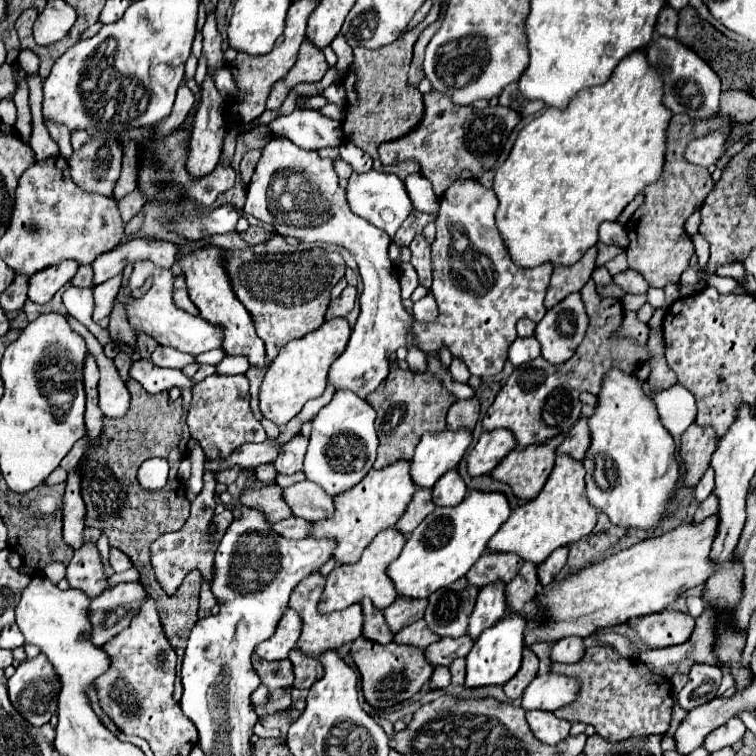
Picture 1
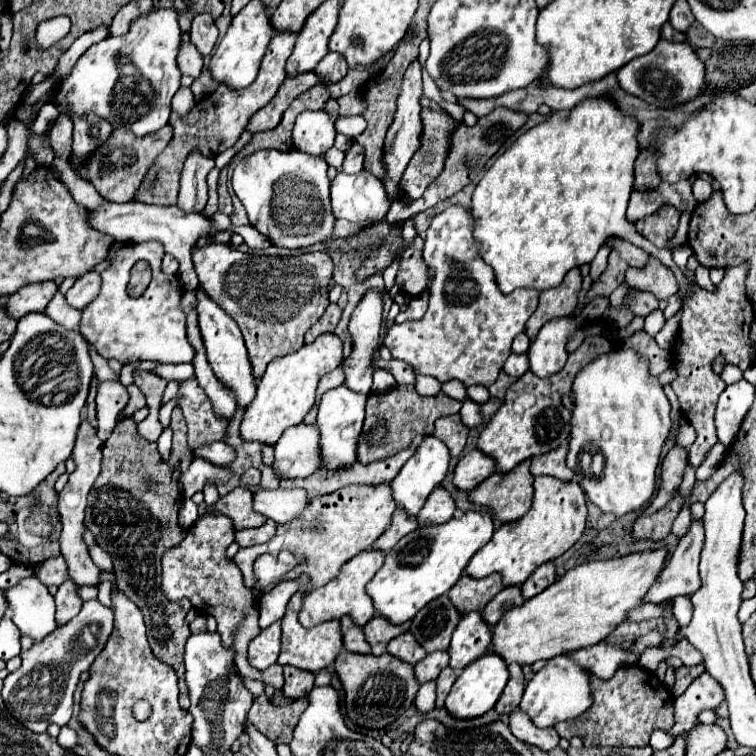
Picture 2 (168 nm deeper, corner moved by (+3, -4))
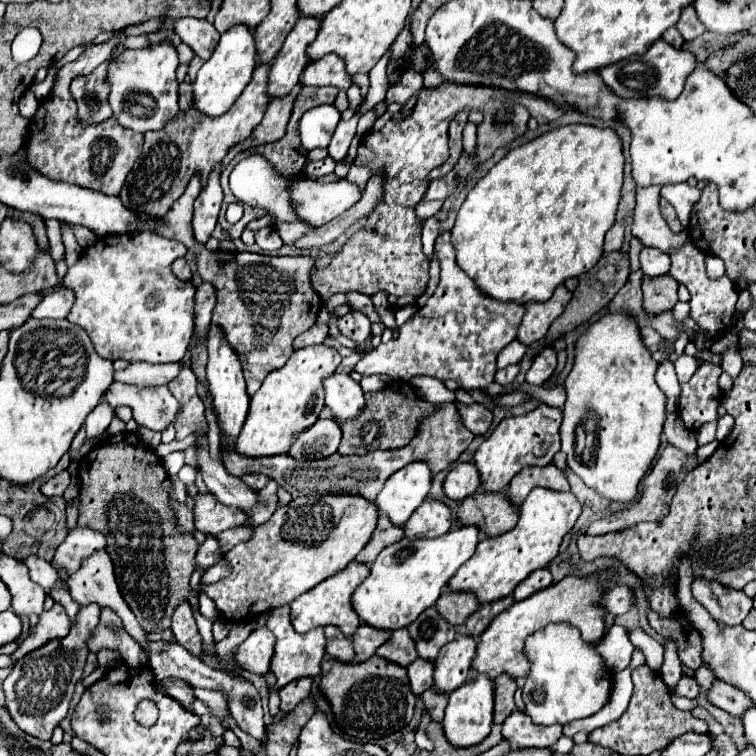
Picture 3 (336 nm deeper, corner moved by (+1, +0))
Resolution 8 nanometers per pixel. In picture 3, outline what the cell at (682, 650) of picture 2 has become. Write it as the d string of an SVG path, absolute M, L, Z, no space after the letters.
M701 665L701 667L695 671L695 679L697 679L697 683L699 683L703 689L711 689L711 685L713 685L713 681L715 681L713 673L709 673L709 669L705 669L705 665Z

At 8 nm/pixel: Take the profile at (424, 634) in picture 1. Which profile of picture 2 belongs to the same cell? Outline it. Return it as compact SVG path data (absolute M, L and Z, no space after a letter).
M411 631L395 637L395 639L387 645L387 653L391 653L393 657L397 657L397 659L401 659L401 661L411 663L411 665L415 665L417 661L421 661L421 659L427 655L427 651L415 641L415 637L413 637Z

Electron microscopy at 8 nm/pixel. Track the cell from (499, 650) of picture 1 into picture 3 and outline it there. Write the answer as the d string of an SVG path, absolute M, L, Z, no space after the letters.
M477 677L471 683L465 683L461 689L455 689L449 693L449 705L445 709L443 719L443 731L447 741L453 747L473 747L479 745L483 739L487 739L491 731L491 719L493 719L493 685L489 677Z

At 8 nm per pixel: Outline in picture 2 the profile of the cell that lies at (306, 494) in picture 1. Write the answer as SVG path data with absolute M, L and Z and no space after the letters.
M263 489L255 491L255 511L265 513L265 517L273 519L275 523L289 523L299 517L309 507L309 495L305 489Z

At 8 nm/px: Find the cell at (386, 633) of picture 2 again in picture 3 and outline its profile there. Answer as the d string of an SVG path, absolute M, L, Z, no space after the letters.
M359 625L359 629L353 635L353 649L355 649L353 663L361 663L361 661L367 661L369 657L373 657L377 647L381 643L385 643L389 639L389 635L391 635L389 631L377 633L377 629L369 629L369 625Z

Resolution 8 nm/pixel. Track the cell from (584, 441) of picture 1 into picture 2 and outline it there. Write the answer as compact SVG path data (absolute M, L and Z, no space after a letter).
M563 443L557 449L553 449L551 453L545 453L545 455L535 457L533 463L531 463L531 473L535 477L537 475L551 475L551 477L557 477L561 481L571 481L573 479L573 473L565 465L567 451L569 451L569 443Z

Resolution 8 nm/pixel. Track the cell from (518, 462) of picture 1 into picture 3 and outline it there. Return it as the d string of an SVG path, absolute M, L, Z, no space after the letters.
M475 491L457 509L459 525L475 525L487 537L497 537L511 531L517 523L517 509L507 501L505 493Z

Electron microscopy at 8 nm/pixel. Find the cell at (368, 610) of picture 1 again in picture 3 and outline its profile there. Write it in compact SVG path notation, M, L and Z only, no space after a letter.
M333 625L325 627L325 639L327 639L327 645L325 645L327 657L341 663L349 663L353 659L353 645L349 645L349 639L341 637L341 633L333 629Z

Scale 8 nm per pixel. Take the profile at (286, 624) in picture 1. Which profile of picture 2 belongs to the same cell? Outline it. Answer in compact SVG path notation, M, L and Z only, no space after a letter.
M275 621L249 643L249 663L255 669L267 669L277 663L281 649L281 621Z

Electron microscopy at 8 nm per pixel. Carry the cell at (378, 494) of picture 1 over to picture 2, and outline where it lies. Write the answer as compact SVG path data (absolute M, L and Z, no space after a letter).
M389 483L347 485L335 493L313 497L311 505L309 505L309 509L305 509L303 517L297 517L297 521L291 521L287 525L279 525L275 539L271 539L263 545L239 549L239 553L235 555L235 563L239 565L239 569L243 573L245 585L253 587L255 557L263 555L265 551L279 553L281 549L287 549L291 553L299 553L299 557L305 559L303 565L299 569L293 569L291 577L287 577L287 579L297 579L299 575L307 573L311 577L311 589L317 589L317 587L329 583L333 577L337 577L341 567L351 557L355 557L357 553L361 553L373 545L375 537L379 537L379 533L383 533L383 529L387 529L387 525L391 525L391 517L393 517L395 509L397 509L397 503L393 499Z

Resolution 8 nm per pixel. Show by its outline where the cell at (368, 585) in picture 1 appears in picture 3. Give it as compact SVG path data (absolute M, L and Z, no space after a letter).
M349 563L345 571L329 577L327 581L315 585L311 591L299 595L297 599L293 599L289 603L291 607L291 625L297 633L307 633L313 627L325 627L325 625L335 625L341 629L341 633L345 637L351 637L355 633L355 629L359 627L357 621L357 613L353 613L353 607L349 605L349 597L353 595L353 591L361 585L361 581L369 575L369 567L361 565L361 563Z

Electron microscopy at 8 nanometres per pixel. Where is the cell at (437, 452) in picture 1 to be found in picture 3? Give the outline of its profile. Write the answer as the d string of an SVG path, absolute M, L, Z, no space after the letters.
M413 463L389 477L375 499L377 511L385 513L393 525L405 525L411 513L423 503L431 487L431 473L425 463Z

